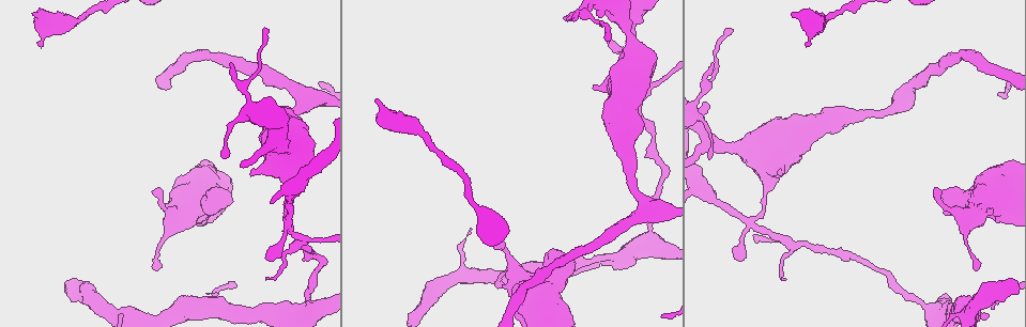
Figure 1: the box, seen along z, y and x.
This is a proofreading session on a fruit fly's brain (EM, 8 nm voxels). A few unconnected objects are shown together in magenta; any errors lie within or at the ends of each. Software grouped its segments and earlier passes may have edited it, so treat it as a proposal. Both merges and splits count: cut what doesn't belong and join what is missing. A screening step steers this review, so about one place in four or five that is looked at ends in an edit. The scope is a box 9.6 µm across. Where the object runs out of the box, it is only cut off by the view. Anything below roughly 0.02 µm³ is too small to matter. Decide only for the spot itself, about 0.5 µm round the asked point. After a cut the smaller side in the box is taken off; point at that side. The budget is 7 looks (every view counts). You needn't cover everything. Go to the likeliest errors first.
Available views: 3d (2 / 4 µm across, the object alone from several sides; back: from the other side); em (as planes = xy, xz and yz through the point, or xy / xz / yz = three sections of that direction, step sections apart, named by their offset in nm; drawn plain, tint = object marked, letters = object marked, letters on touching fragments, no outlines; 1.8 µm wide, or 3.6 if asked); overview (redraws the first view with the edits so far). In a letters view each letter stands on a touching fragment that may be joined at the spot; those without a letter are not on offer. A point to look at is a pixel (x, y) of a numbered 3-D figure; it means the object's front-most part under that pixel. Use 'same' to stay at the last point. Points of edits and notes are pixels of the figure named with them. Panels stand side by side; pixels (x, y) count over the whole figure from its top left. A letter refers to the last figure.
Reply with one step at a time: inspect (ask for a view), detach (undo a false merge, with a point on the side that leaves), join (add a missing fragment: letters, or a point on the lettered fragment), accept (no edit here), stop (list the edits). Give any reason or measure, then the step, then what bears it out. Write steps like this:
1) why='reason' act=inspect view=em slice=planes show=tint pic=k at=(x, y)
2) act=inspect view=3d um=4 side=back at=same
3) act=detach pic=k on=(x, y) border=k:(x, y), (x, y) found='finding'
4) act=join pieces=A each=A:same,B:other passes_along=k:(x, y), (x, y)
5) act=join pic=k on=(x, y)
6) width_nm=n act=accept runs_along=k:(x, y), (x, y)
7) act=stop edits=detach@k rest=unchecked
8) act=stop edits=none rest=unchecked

act=inspect view=3d um=4 pic=1 at=(754, 221)

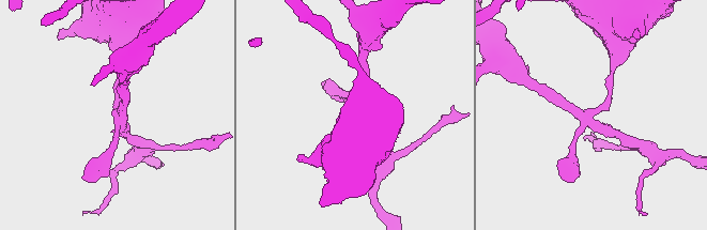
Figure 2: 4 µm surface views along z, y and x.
why='now the EM' act=inspect view=em slice=planes show=plain pic=2 at=(117, 118)

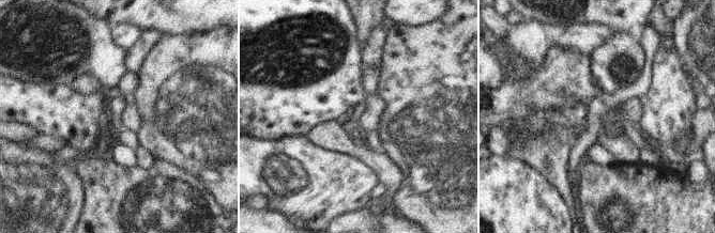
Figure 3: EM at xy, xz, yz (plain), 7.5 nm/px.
act=inspect view=em slice=planes show=letters at=same

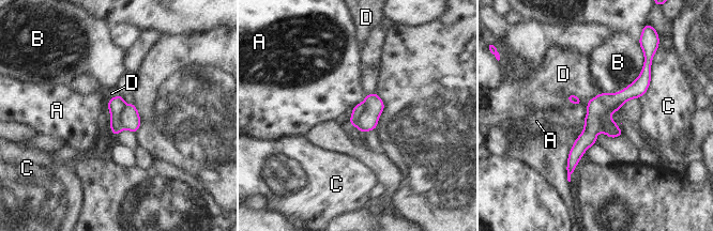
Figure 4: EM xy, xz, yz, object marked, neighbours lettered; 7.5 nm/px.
longest_contact=B:420nm act=detach pic=4 on=(130, 119) each=A:other,B:other,C:other,D:other border=4:(124, 104), (119, 116), (121, 128) found='two neurons meet here'

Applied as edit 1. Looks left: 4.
why='redraw' act=inspect view=overview

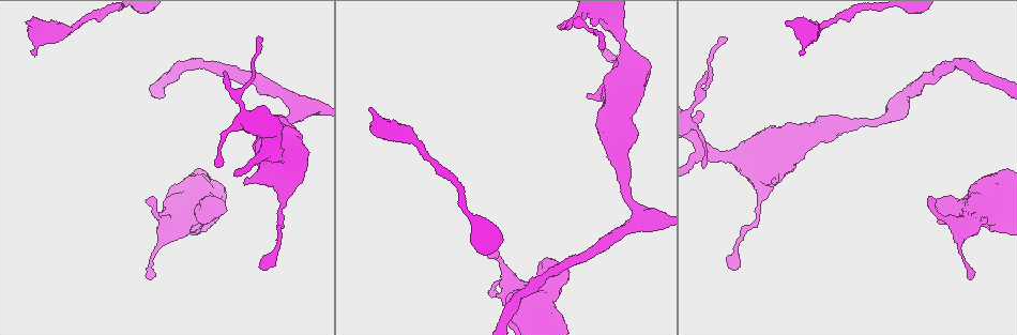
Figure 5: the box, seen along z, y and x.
why='branch stops here' act=inspect view=em slice=planes show=letters pic=5 at=(933, 202)

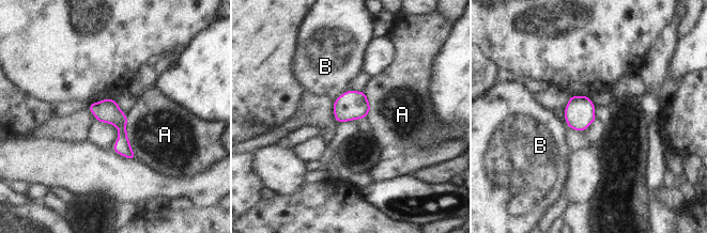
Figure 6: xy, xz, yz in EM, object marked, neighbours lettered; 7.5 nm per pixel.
act=accept each=A:other,B:other found='none of them fits'

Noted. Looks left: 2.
why='thick end' act=inspect view=3d um=4 pic=5 at=(26, 21)

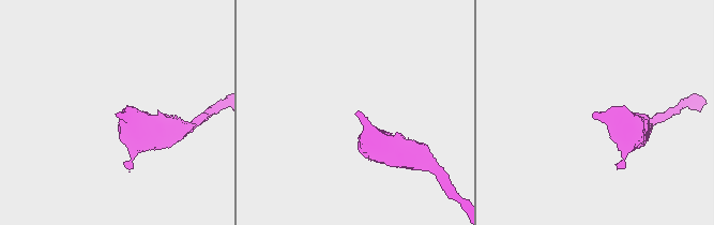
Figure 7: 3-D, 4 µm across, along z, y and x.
act=inspect view=em slice=planes show=letters pic=7 at=(120, 114)

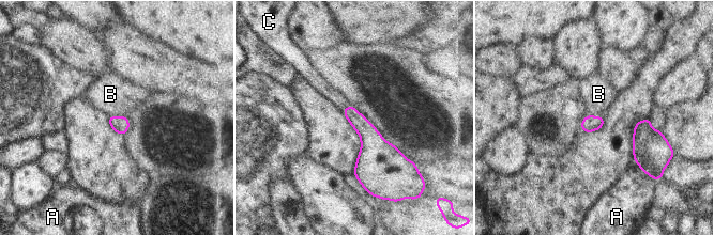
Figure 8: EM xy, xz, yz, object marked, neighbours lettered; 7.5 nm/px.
longest_contact=B:120nm act=join pieces=C each=A:other,B:other,C:same passes_along=8:(367, 132), (346, 108), (321, 87) found='the neuron continues'

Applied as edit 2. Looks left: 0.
act=stop edits=detach@4,join@8 rest=unchecked

